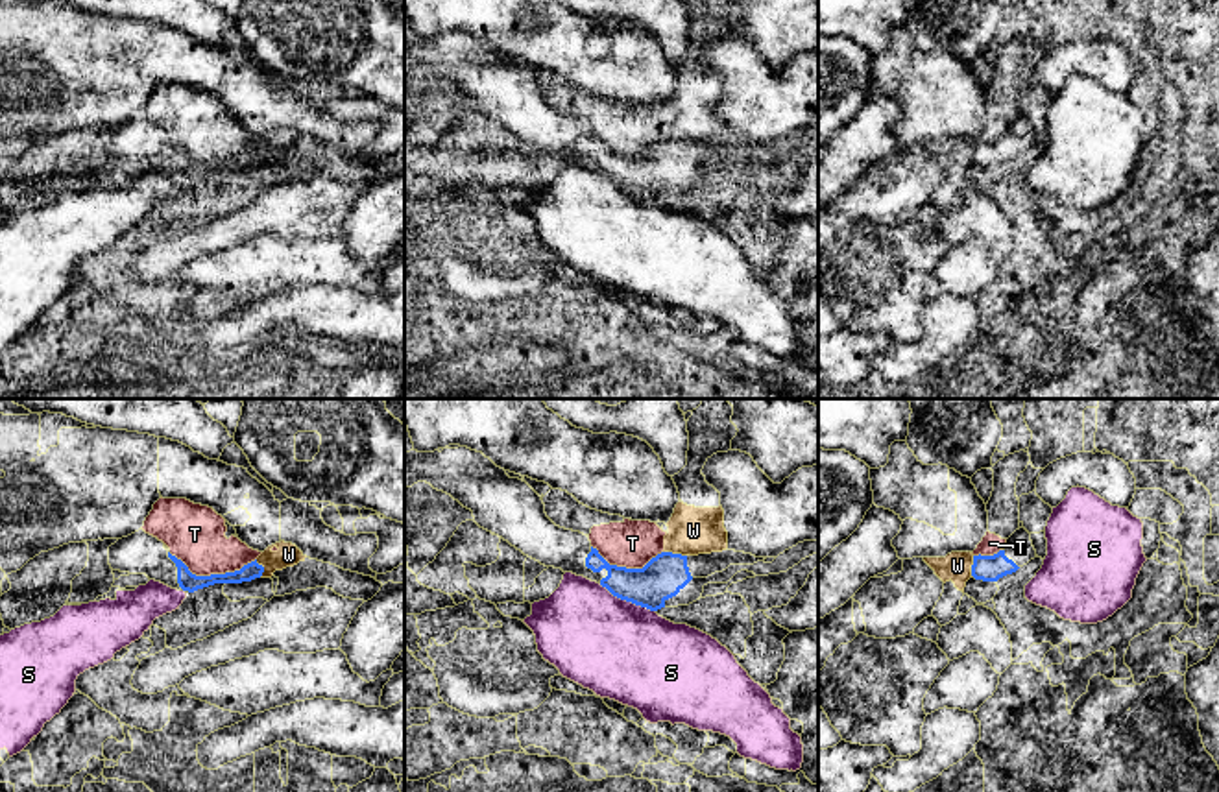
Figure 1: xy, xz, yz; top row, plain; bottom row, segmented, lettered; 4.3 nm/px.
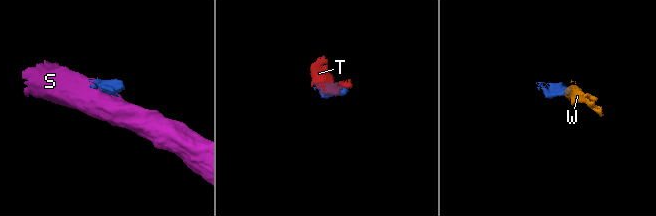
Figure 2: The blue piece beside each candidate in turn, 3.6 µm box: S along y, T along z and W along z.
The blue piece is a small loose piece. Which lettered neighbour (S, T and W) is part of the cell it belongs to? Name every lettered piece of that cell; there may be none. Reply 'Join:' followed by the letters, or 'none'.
Join: none

